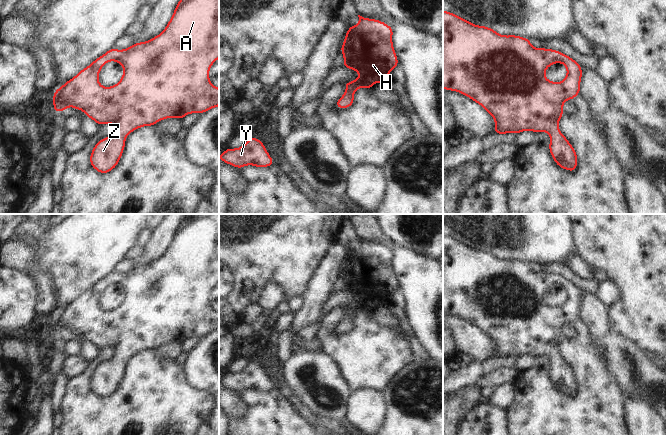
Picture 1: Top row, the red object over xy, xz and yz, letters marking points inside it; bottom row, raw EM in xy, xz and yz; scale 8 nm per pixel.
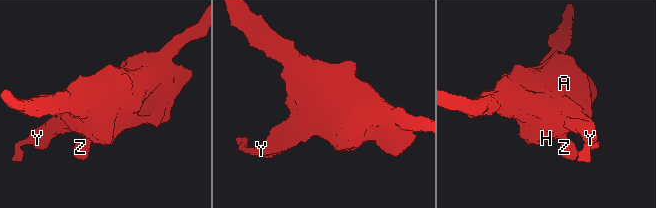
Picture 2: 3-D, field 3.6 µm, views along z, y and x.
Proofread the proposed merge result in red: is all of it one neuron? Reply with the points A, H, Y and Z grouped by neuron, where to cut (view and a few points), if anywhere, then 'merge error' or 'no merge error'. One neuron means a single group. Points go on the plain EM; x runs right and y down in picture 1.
groups A H Y Z; cut none; no merge error

